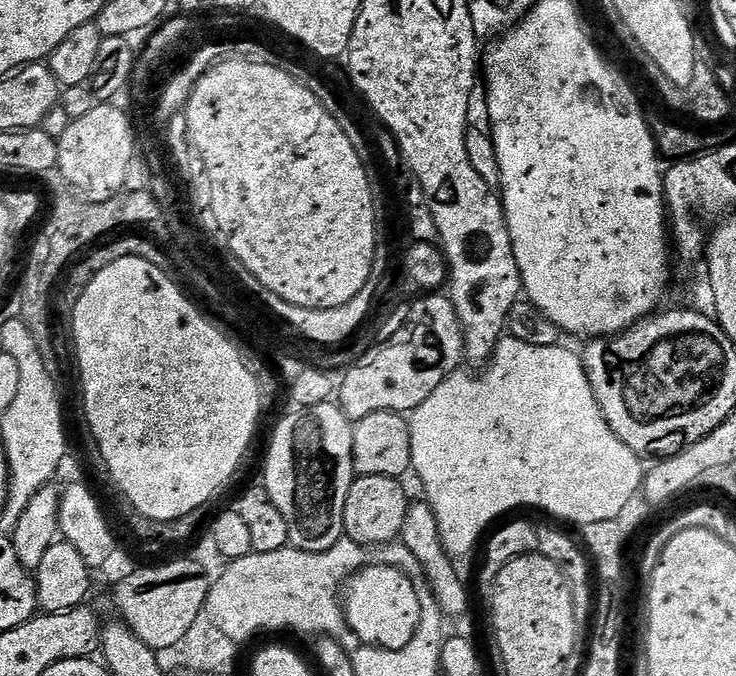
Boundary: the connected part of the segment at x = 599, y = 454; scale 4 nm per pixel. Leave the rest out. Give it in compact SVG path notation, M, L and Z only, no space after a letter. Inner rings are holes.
M505 335L496 343L491 360L483 365L484 372L478 373L477 376L472 372L464 372L465 370L450 373L442 382L442 386L438 386L438 390L434 390L434 394L430 394L430 398L426 398L422 406L411 412L408 429L414 449L414 476L416 472L421 486L424 487L423 495L438 518L438 530L444 549L453 557L466 555L479 542L480 535L482 540L485 533L501 519L499 516L511 508L520 508L523 504L528 508L545 508L550 515L557 516L560 520L569 520L572 524L583 526L594 522L606 522L606 518L614 518L614 514L619 514L625 508L626 502L630 502L630 498L634 498L641 491L646 475L645 465L640 465L643 464L641 457L637 456L634 450L630 450L630 446L626 446L626 442L622 442L622 438L618 438L614 430L610 430L594 398L594 390L588 381L583 359L564 347L530 346L527 342L518 342L518 338Z

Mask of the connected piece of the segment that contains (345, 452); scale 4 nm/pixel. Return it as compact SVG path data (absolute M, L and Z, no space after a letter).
M336 402L293 411L281 418L268 444L262 487L286 518L289 545L307 552L325 552L346 536L346 494L357 477L352 457L354 424Z

